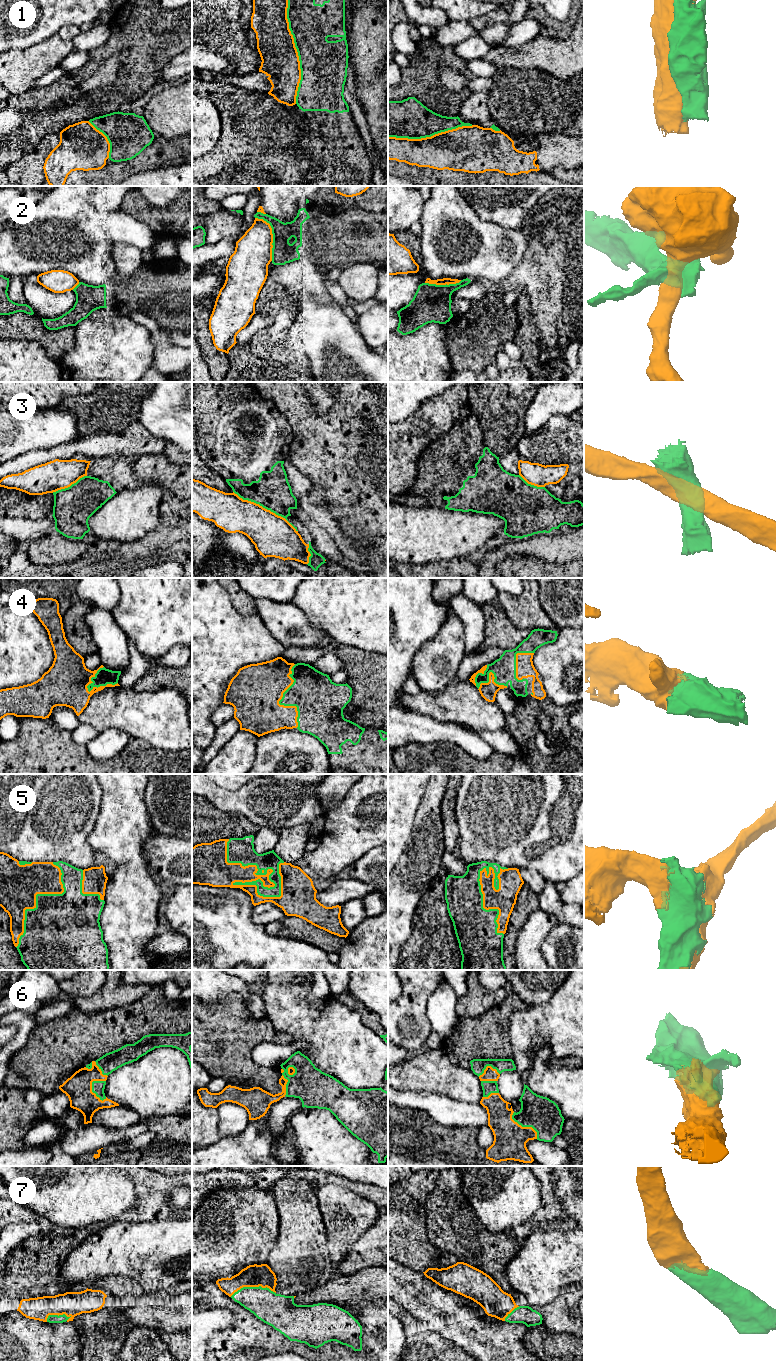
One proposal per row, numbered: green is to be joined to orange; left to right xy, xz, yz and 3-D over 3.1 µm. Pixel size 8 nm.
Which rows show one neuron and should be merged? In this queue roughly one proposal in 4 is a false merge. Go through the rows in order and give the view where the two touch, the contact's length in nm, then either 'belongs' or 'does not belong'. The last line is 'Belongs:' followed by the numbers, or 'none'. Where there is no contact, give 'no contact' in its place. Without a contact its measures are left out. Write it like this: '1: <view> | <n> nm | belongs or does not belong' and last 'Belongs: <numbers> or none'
1: xz | 850 nm | does not belong
2: xz | 380 nm | does not belong
3: xz | 600 nm | does not belong
4: xz | 500 nm | belongs
5: xz | 650 nm | belongs
6: xy | 190 nm | belongs
7: xz | 360 nm | belongs
Belongs: 4, 5, 6, 7

